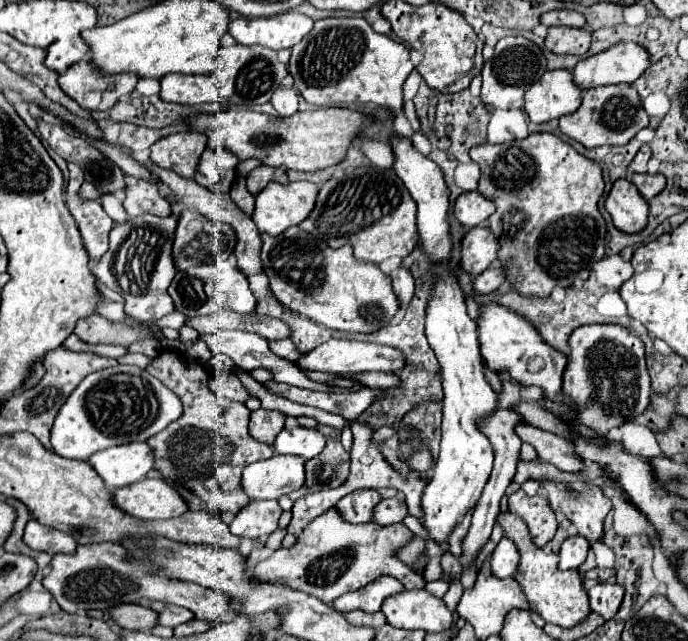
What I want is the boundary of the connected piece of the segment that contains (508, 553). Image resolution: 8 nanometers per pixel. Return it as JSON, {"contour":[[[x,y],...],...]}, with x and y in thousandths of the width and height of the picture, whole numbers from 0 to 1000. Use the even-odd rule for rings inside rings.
{"contour":[[[728,841],[714,869],[714,891],[719,900],[746,900],[754,885],[754,860],[743,841]]]}

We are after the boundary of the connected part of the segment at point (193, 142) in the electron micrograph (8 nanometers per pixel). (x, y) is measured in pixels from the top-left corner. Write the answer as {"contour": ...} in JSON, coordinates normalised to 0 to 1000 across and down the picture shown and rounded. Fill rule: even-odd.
{"contour":[[[269,204],[251,207],[219,226],[219,254],[246,267],[254,267],[263,276],[281,276],[292,239],[301,229],[301,214]]]}

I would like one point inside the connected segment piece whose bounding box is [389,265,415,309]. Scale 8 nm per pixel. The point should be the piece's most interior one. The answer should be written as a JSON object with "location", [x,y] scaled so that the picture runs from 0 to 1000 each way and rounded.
{"location":[586,443]}

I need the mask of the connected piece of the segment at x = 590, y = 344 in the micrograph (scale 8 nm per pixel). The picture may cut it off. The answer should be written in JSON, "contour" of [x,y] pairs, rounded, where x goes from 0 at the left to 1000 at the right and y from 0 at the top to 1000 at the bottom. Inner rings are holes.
{"contour":[[[871,504],[847,507],[830,520],[827,538],[830,538],[830,554],[818,585],[818,613],[833,619],[844,635],[842,657],[847,663],[862,666],[868,676],[882,679],[885,669],[920,657],[923,647],[929,647],[943,632],[946,591],[938,573],[938,541],[923,520],[917,520],[906,507],[871,507]]]}

